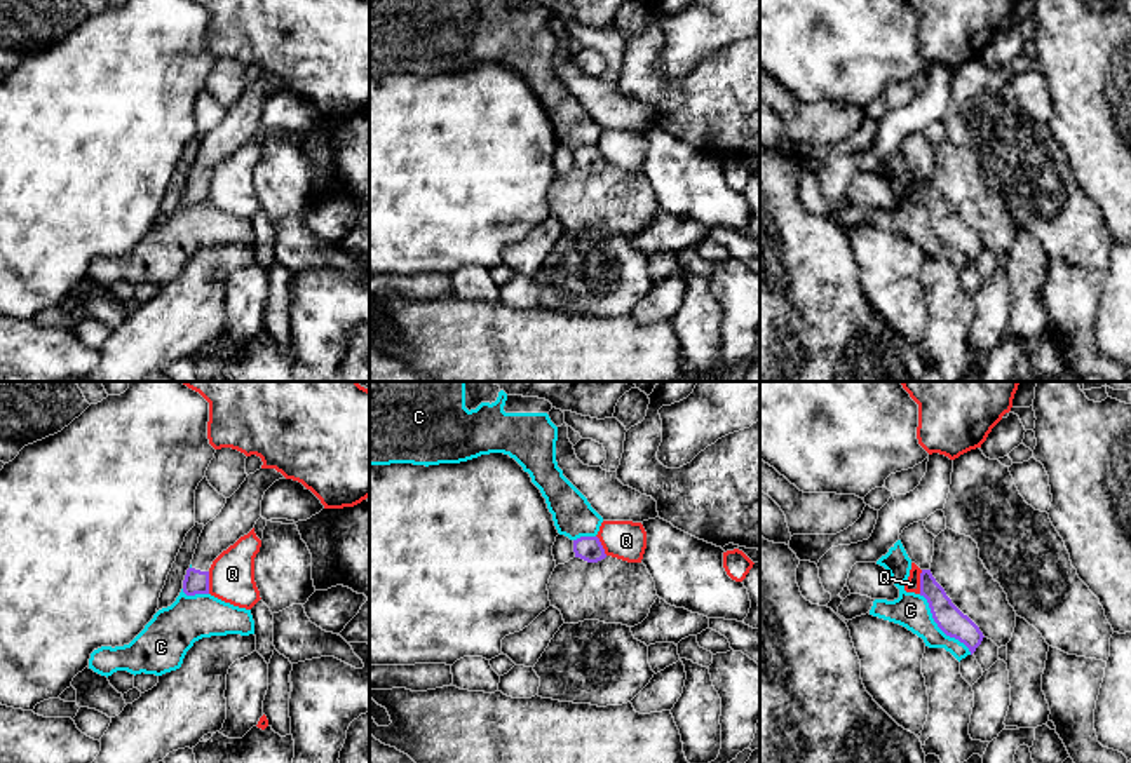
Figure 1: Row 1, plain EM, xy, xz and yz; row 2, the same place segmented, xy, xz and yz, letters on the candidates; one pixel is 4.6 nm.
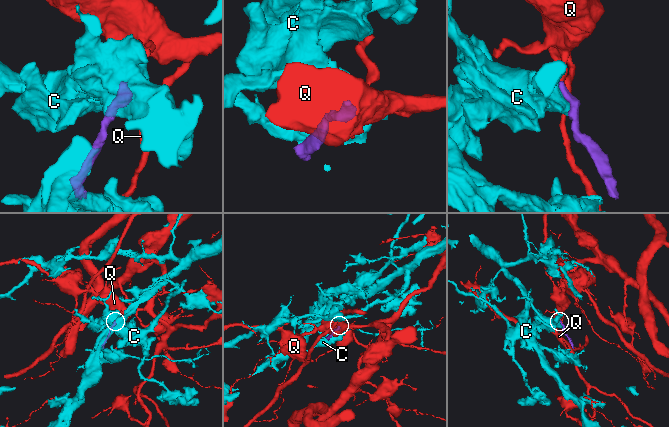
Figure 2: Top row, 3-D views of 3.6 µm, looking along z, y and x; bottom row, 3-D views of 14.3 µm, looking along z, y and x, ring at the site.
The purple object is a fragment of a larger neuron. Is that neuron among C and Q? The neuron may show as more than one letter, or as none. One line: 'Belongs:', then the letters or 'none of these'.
Belongs: none of these

